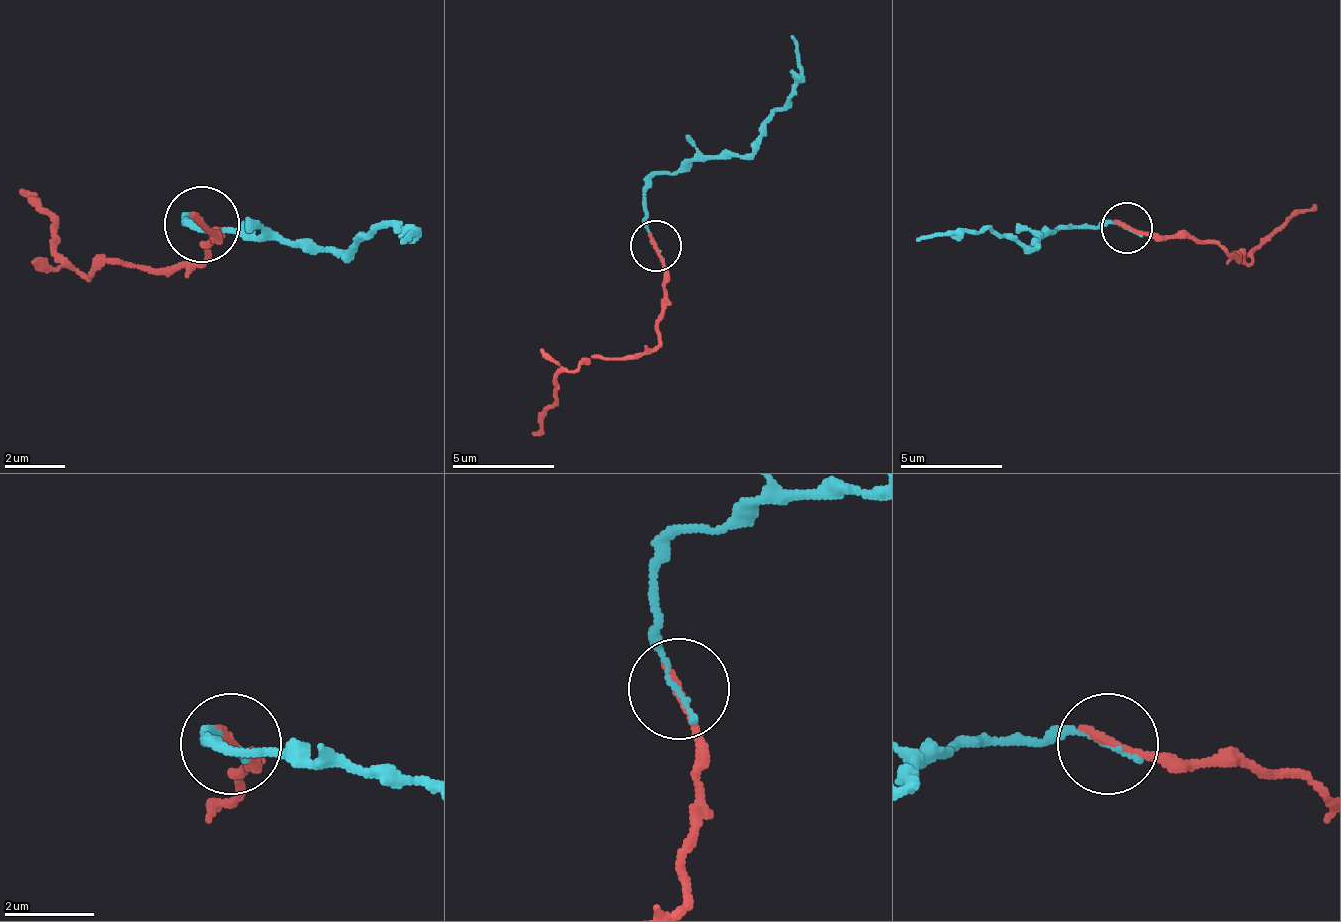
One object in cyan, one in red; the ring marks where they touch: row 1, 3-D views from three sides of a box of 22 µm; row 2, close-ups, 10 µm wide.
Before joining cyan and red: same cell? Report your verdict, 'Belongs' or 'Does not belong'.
Belongs

